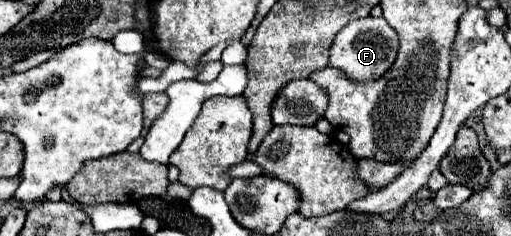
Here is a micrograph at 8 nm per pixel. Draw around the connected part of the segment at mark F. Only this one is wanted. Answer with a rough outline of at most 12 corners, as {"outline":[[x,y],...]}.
{"outline":[[383,17],[351,21],[329,65],[355,81],[393,65],[397,33]]}

